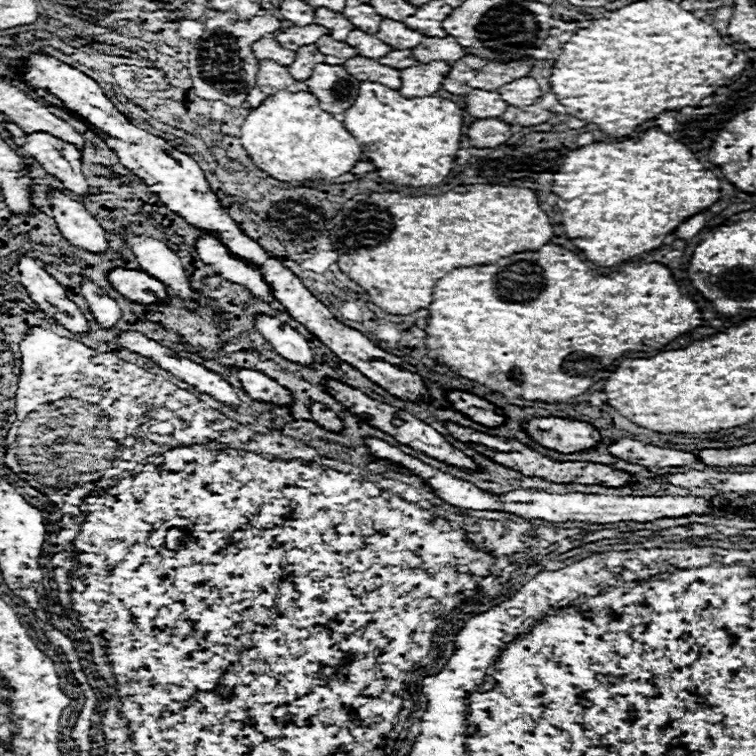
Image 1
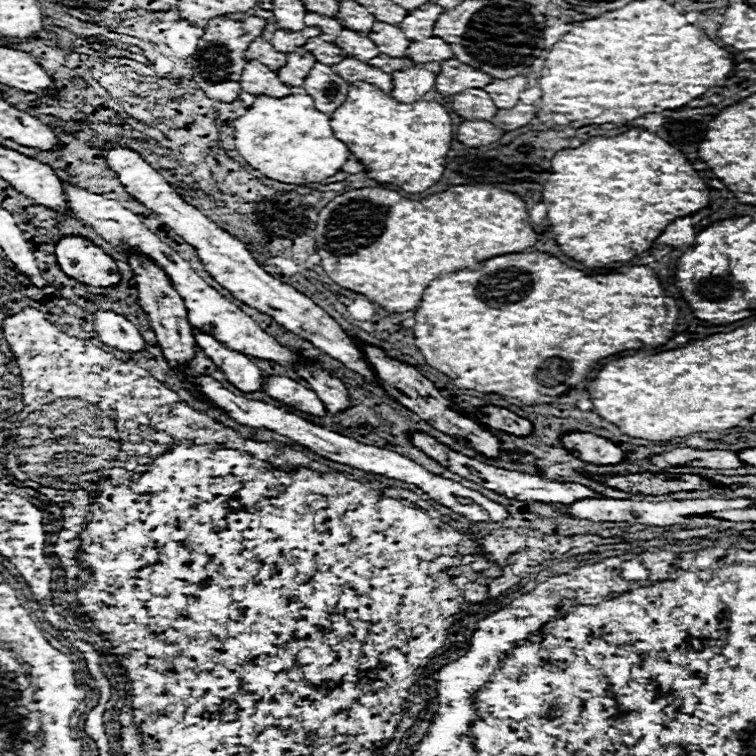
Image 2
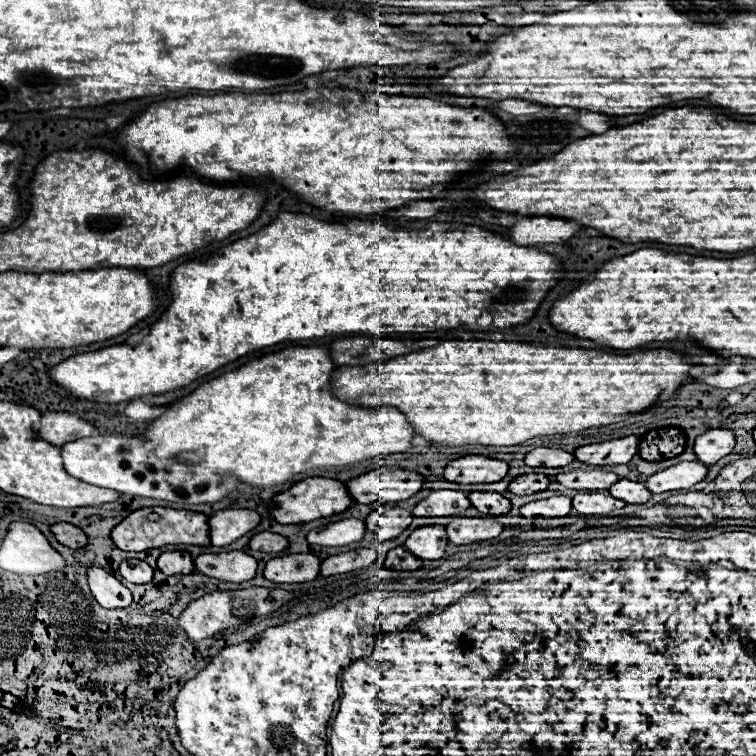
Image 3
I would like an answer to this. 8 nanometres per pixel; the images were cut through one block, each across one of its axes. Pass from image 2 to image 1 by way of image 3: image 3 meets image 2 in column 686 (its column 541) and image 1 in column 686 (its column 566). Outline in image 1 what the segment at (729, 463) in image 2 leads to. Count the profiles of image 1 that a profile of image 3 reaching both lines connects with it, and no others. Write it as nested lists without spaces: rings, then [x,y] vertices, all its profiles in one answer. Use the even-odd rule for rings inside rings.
[[[620,438],[608,446],[608,452],[620,460],[640,464],[640,466],[686,466],[690,462],[698,462],[696,454],[682,452],[682,450],[670,450],[670,448],[658,448],[652,444],[644,444],[632,438]]]

